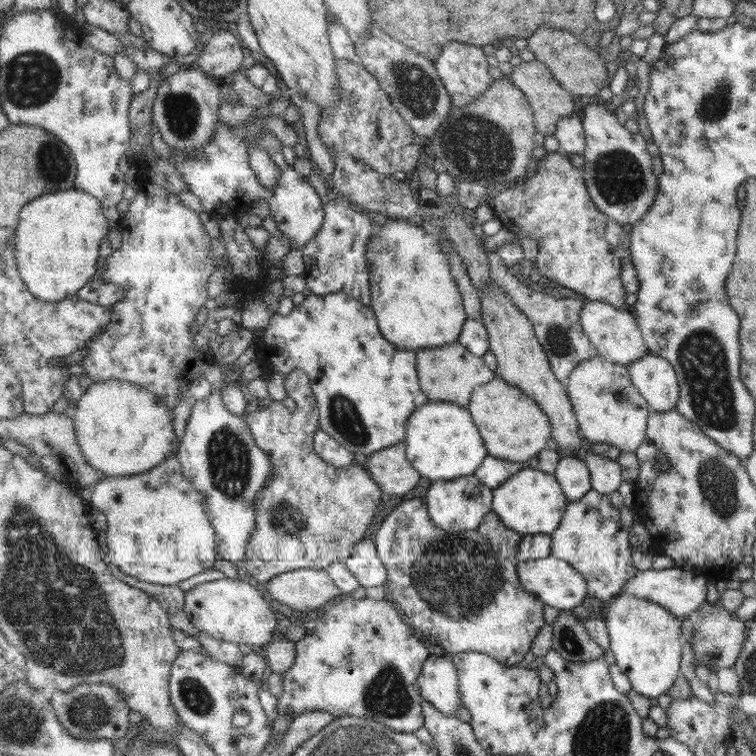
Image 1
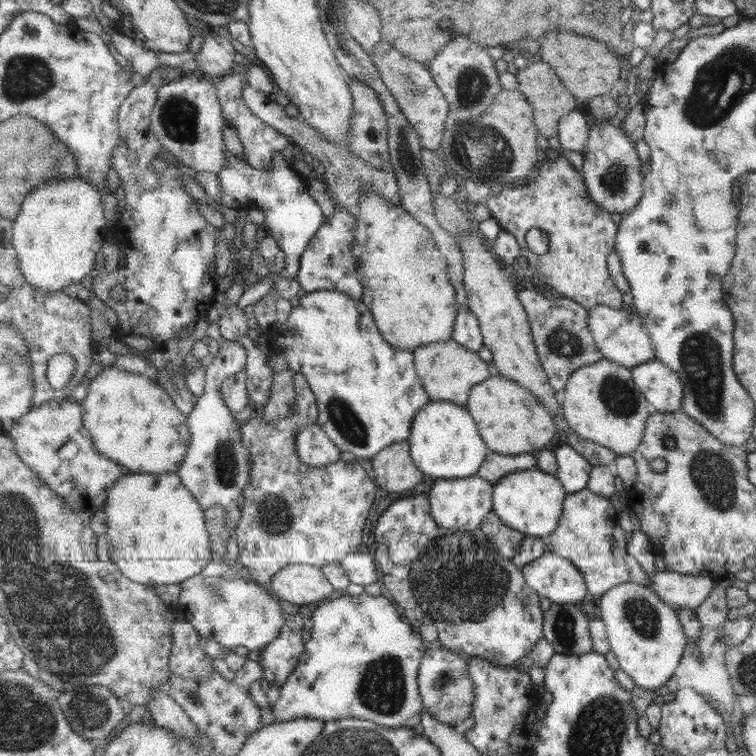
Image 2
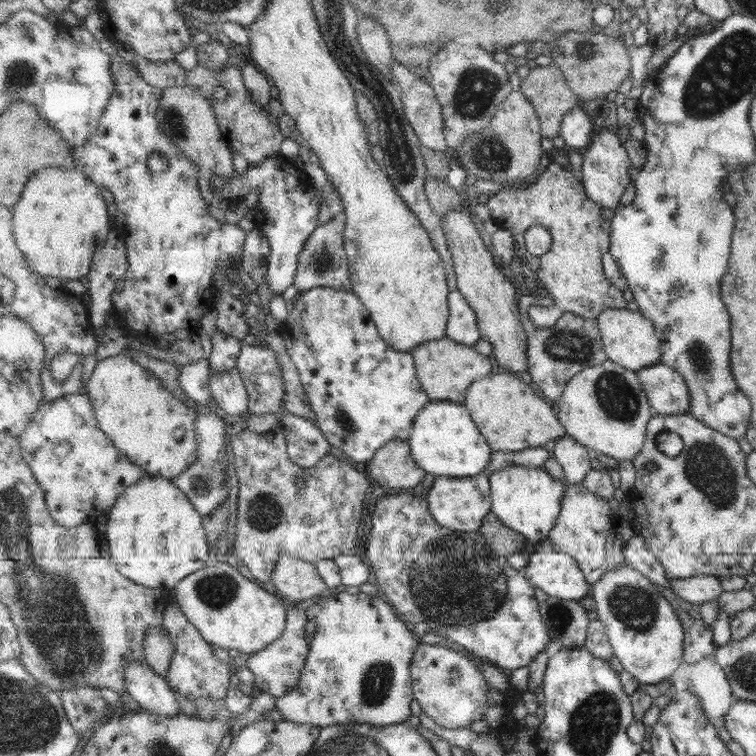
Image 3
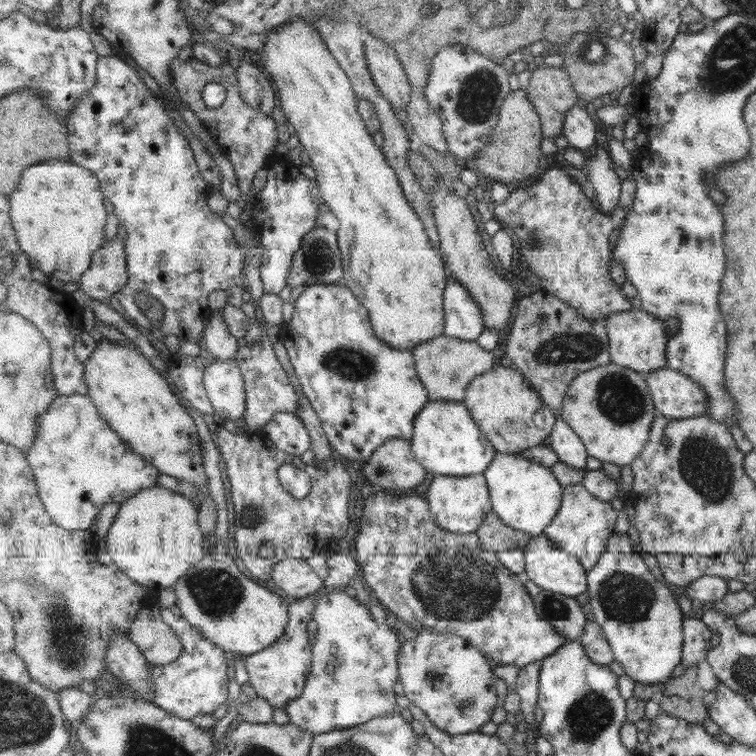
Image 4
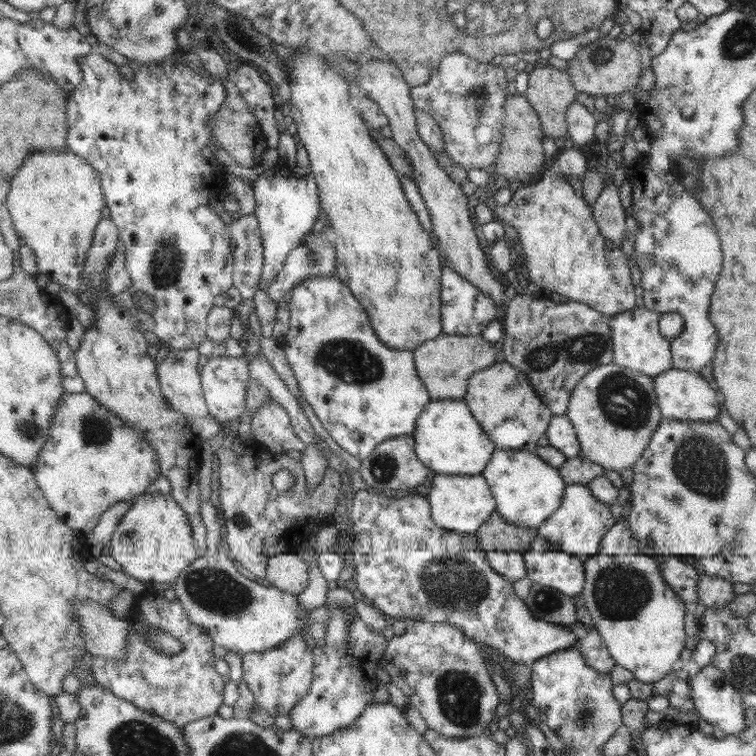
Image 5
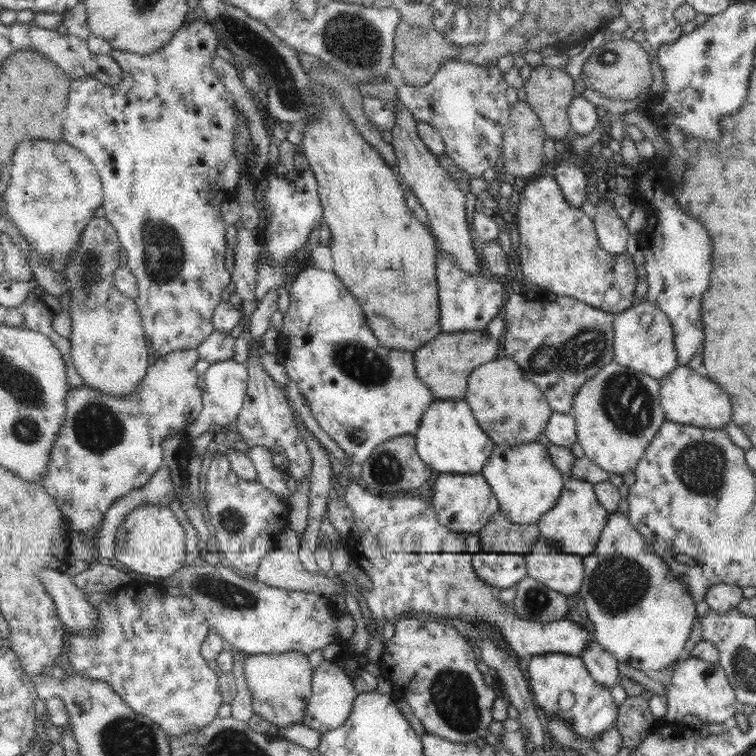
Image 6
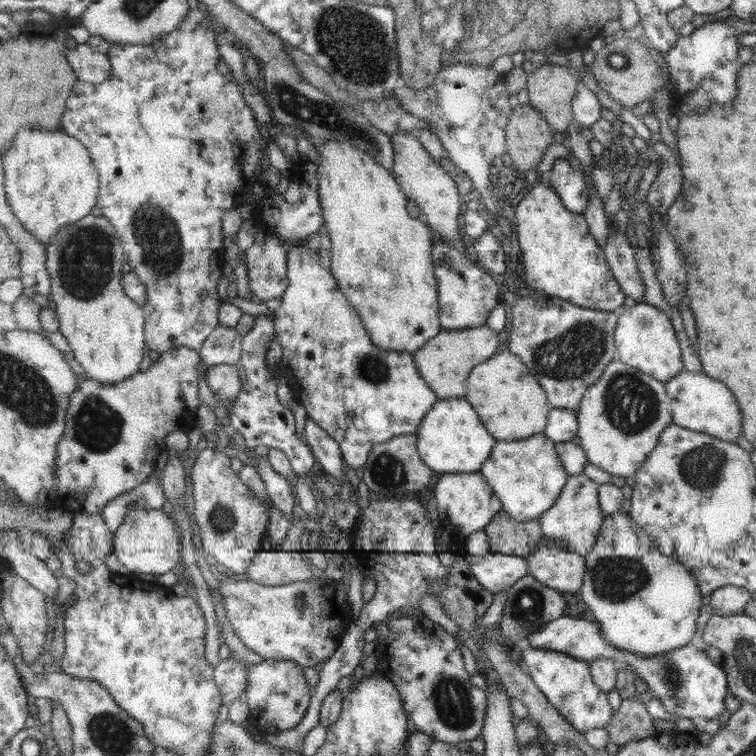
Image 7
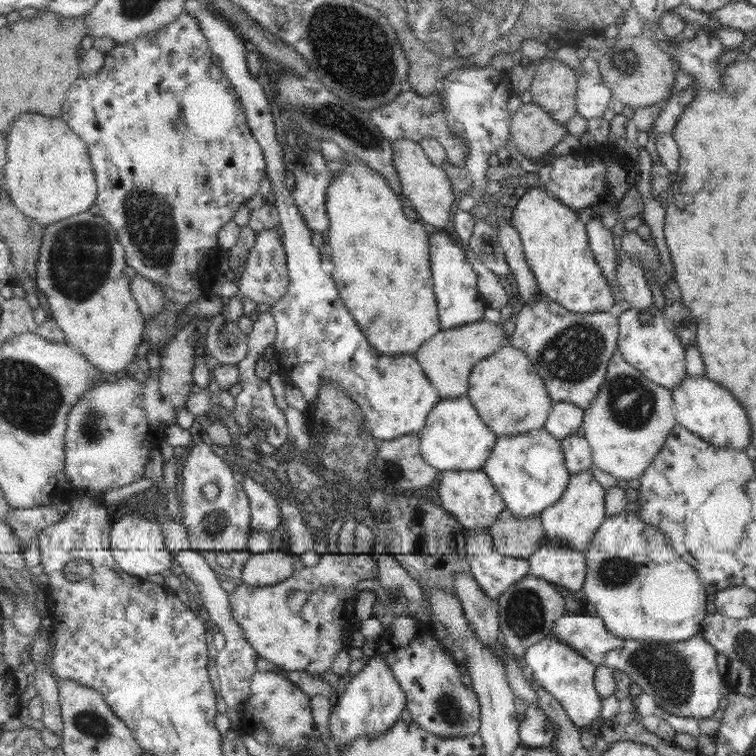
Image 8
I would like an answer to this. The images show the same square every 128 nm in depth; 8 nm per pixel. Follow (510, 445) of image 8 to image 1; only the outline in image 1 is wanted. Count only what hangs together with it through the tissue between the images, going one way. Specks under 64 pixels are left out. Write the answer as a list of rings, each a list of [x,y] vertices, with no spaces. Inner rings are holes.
[[[526,466],[511,476],[502,486],[494,491],[494,511],[504,526],[521,534],[551,535],[560,527],[568,510],[569,501],[560,482],[553,473]]]

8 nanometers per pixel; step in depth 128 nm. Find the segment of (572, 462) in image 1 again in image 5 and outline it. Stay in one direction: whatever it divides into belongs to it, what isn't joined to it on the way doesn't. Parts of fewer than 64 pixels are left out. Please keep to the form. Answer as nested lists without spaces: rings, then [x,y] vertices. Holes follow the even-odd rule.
[[[554,415],[546,433],[549,445],[557,448],[567,459],[578,458],[582,447],[578,434],[570,418],[565,415]]]

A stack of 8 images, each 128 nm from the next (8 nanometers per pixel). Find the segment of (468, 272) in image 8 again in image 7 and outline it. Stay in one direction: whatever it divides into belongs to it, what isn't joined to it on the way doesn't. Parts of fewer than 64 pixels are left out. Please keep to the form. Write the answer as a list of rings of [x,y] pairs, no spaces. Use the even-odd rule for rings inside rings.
[[[437,246],[433,250],[437,271],[438,290],[441,299],[441,324],[445,331],[479,328],[487,323],[497,306],[504,304],[499,294],[499,284],[476,262],[470,262],[468,254],[449,246]]]

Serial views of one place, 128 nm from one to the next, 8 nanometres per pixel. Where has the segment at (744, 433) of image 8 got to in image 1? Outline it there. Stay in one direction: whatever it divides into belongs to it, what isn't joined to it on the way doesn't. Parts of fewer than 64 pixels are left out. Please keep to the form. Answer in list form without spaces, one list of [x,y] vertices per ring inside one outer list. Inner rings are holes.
[[[647,352],[628,368],[633,384],[640,389],[652,411],[665,412],[675,408],[679,385],[676,371],[665,357]]]

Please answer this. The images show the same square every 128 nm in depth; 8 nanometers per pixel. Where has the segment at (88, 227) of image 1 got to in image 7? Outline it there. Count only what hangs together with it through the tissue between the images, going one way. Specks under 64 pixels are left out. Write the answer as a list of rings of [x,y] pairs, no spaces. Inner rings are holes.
[[[21,128],[17,140],[3,154],[5,167],[5,186],[9,204],[23,226],[33,233],[43,245],[47,246],[59,234],[63,226],[75,224],[89,216],[98,206],[100,196],[100,172],[88,148],[79,140],[61,129],[47,132],[43,128]]]

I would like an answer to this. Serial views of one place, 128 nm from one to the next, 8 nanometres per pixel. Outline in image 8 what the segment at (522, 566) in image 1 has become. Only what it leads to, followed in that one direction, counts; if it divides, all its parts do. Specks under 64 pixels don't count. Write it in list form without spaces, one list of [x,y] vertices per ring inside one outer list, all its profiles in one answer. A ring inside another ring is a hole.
[[[543,544],[528,560],[532,569],[530,575],[571,591],[584,588],[588,573],[584,553]]]

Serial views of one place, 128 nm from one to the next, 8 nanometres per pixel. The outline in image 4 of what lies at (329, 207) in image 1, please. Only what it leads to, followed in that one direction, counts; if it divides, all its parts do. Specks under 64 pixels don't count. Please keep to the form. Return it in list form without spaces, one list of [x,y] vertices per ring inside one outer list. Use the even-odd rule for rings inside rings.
[[[318,226],[306,234],[301,250],[293,256],[287,285],[342,284],[345,276],[343,268],[337,231]]]

